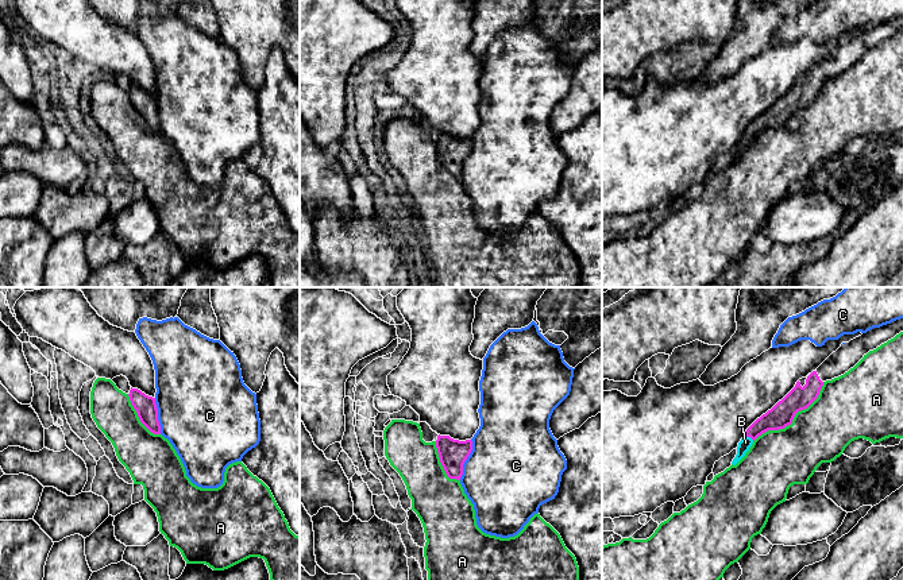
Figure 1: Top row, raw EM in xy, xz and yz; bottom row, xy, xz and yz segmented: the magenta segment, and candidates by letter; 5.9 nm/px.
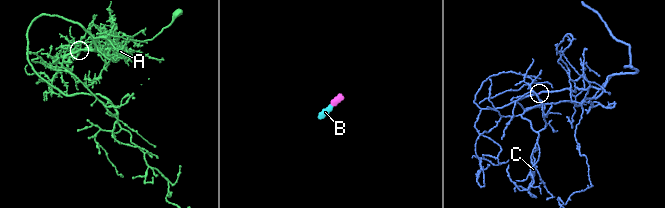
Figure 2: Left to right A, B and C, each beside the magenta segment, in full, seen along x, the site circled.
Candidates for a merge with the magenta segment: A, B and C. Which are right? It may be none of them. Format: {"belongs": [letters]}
{"belongs": ["B"]}

